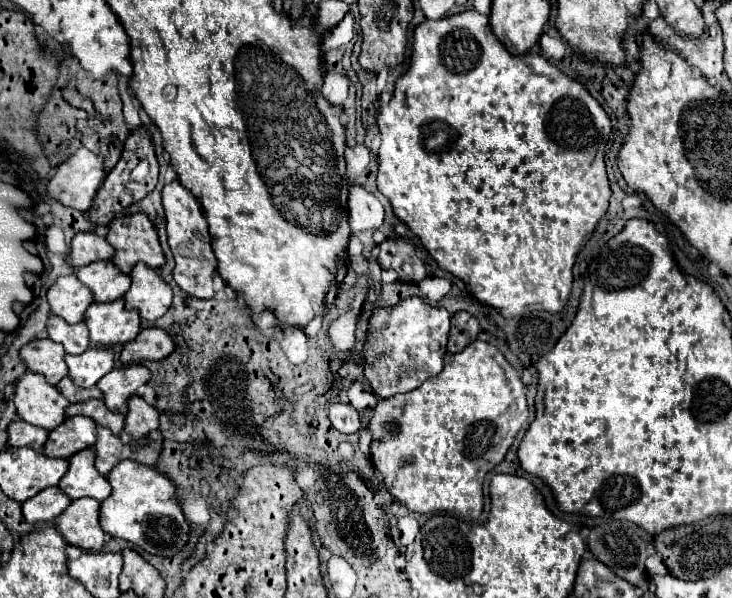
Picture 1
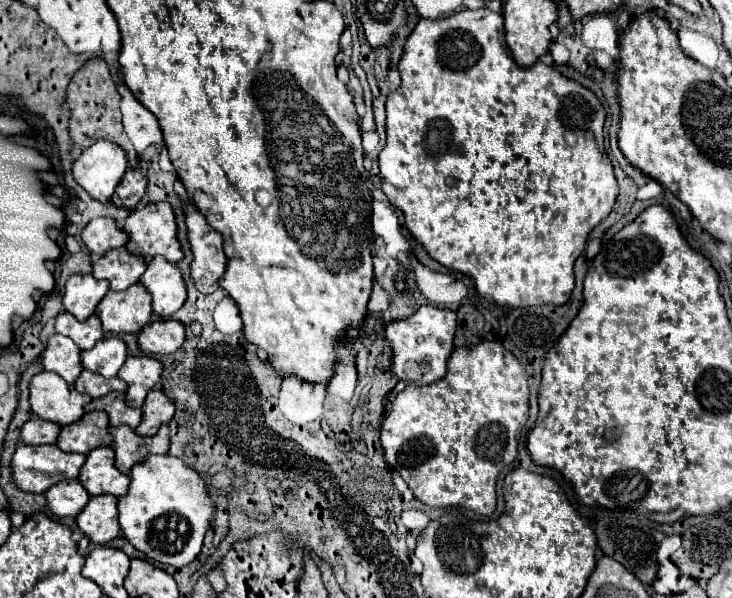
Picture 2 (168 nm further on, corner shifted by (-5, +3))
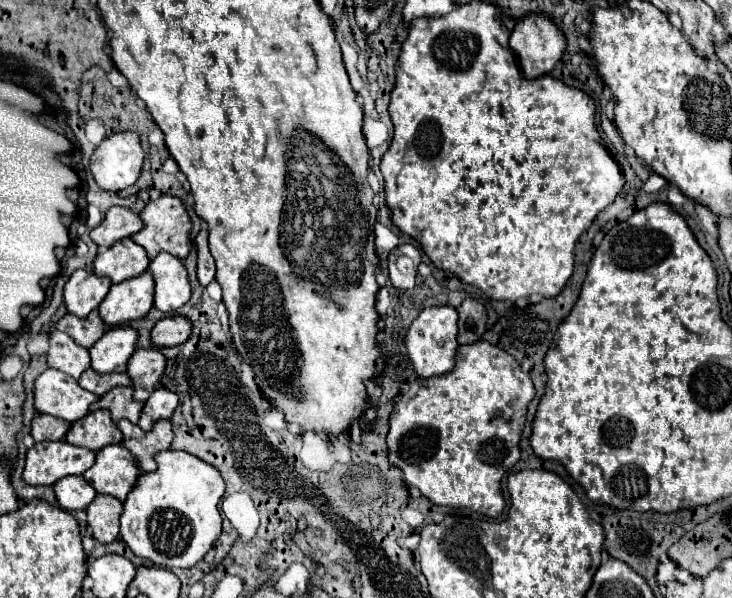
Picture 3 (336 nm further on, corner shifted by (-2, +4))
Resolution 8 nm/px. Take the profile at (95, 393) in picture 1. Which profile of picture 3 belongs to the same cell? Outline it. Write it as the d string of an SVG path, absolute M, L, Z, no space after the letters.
M92 368L86 370L82 376L80 376L80 386L102 396L104 392L116 388L116 386L130 386L132 380L130 376L124 372L124 374L100 374L100 372L94 372Z

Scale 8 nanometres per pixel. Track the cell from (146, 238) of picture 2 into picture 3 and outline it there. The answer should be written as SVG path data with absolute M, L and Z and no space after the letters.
M160 196L158 200L150 200L146 204L146 208L140 212L140 218L144 220L144 228L132 236L132 240L140 246L146 248L148 252L148 258L154 260L158 252L170 252L174 254L176 258L186 258L192 244L190 244L190 228L192 228L192 222L190 222L190 216L186 212L186 208L182 206L182 200L176 198L176 196Z

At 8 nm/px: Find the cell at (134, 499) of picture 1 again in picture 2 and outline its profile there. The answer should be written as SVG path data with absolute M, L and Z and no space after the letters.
M151 455L145 457L145 461L137 463L135 469L129 473L131 483L127 495L119 497L119 525L125 539L139 551L143 551L147 557L167 563L173 567L185 567L189 565L201 551L205 531L211 527L213 521L213 501L209 499L209 491L205 487L205 481L199 477L195 469L191 469L181 459L169 457L169 455Z

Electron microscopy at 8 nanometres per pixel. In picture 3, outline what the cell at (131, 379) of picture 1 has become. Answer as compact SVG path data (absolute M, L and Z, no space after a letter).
M138 348L128 360L128 374L134 382L136 400L148 400L148 396L160 384L166 368L166 358L158 348Z

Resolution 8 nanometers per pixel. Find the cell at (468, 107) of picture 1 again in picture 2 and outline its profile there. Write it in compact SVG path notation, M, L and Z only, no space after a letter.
M463 9L463 11L459 11L459 15L451 15L451 17L445 17L445 19L435 19L435 21L433 21L433 19L421 19L421 21L417 23L417 27L413 29L413 33L409 35L407 43L405 43L405 53L403 53L403 57L401 57L401 61L399 61L399 73L401 73L401 85L387 97L387 145L385 145L385 149L379 153L379 177L381 177L381 189L383 189L383 193L389 197L389 201L391 201L397 209L403 211L403 215L405 215L405 227L409 229L409 233L411 233L419 243L423 243L423 247L429 251L429 255L431 255L437 263L445 265L445 267L451 269L451 271L459 271L459 273L471 277L473 283L475 283L475 287L477 287L477 293L479 293L481 297L485 297L485 299L495 301L495 303L501 305L501 307L565 305L565 303L569 301L569 297L571 297L573 287L575 287L573 263L575 263L575 259L583 253L591 229L593 229L597 223L601 223L601 221L611 213L611 209L613 209L613 205L615 205L615 199L617 199L617 195L619 195L619 185L617 185L615 175L613 175L613 165L611 165L611 161L607 159L605 147L603 147L605 109L603 109L601 101L597 99L597 95L595 95L591 89L583 87L579 81L569 79L569 77L561 75L559 71L555 71L553 67L545 65L543 61L537 61L537 63L531 65L531 67L519 67L519 65L515 63L515 59L511 57L511 53L509 53L509 49L507 49L507 43L505 43L503 17L501 17L499 13L489 11L489 9L477 9L477 11L473 11L473 9Z

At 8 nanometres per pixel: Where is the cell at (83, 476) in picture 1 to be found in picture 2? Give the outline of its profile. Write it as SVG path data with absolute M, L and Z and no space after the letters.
M97 447L87 453L87 459L79 471L79 481L89 495L115 495L121 497L129 489L129 477L113 467L115 453L111 447Z

